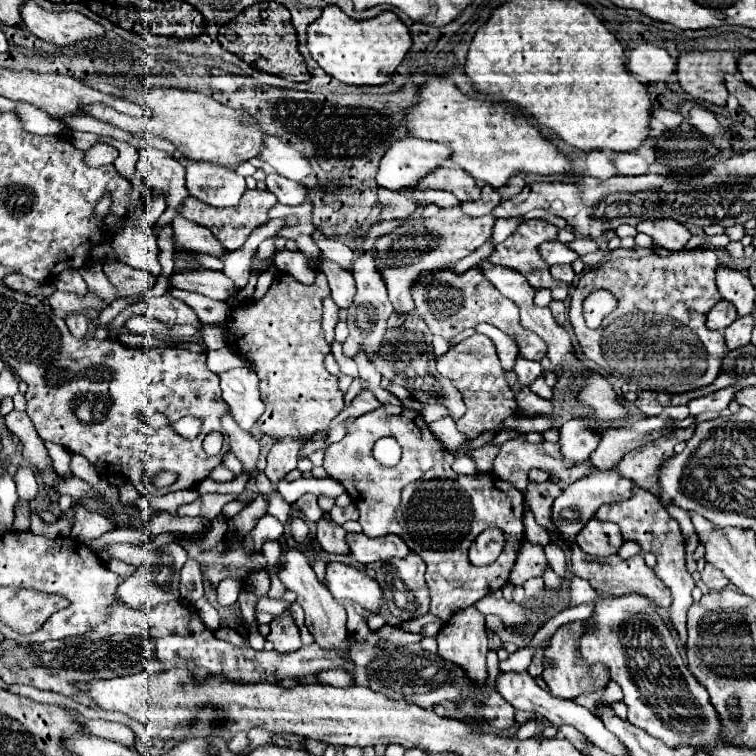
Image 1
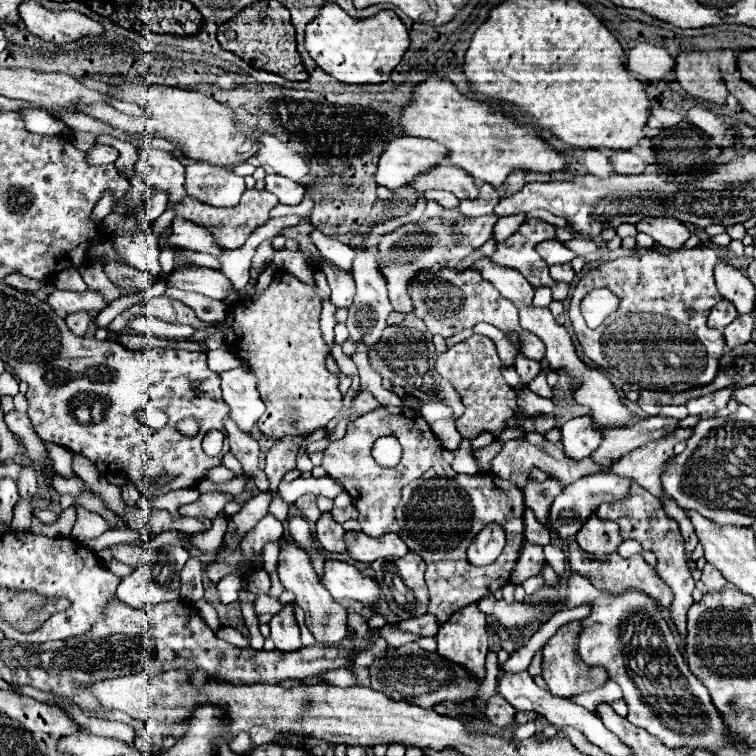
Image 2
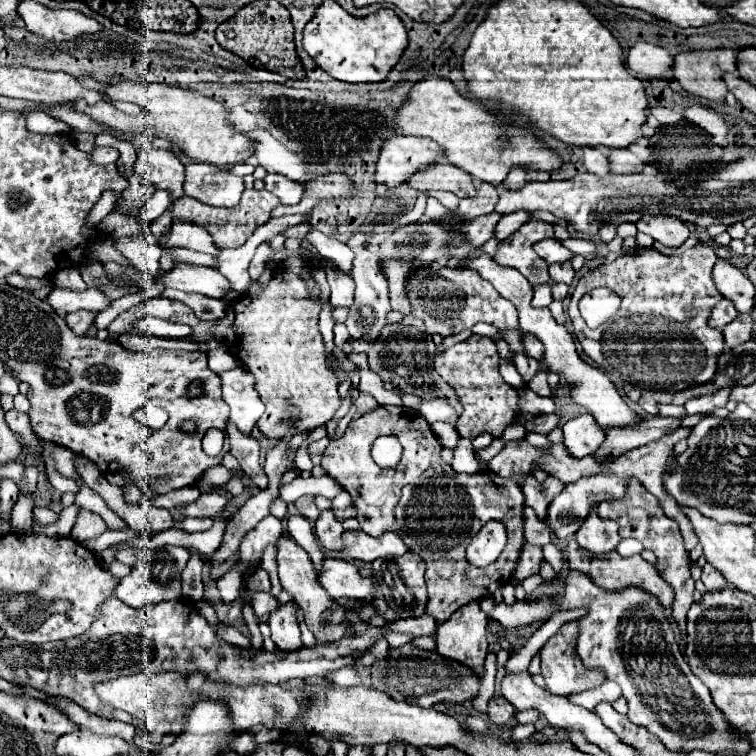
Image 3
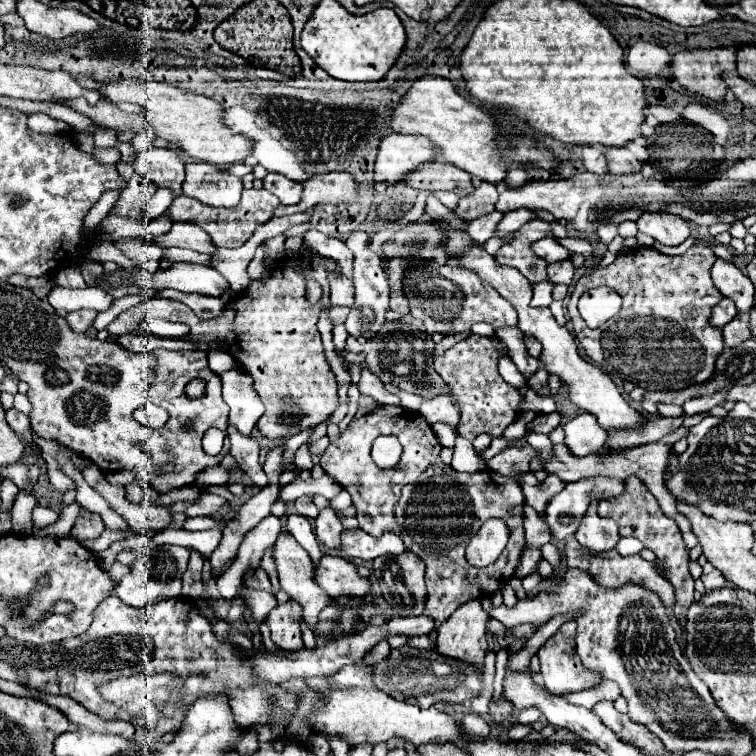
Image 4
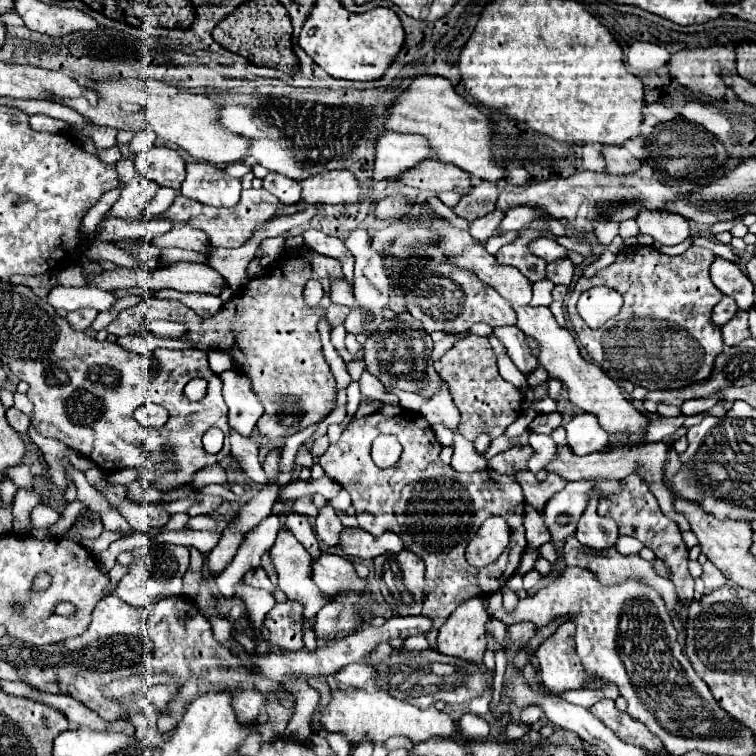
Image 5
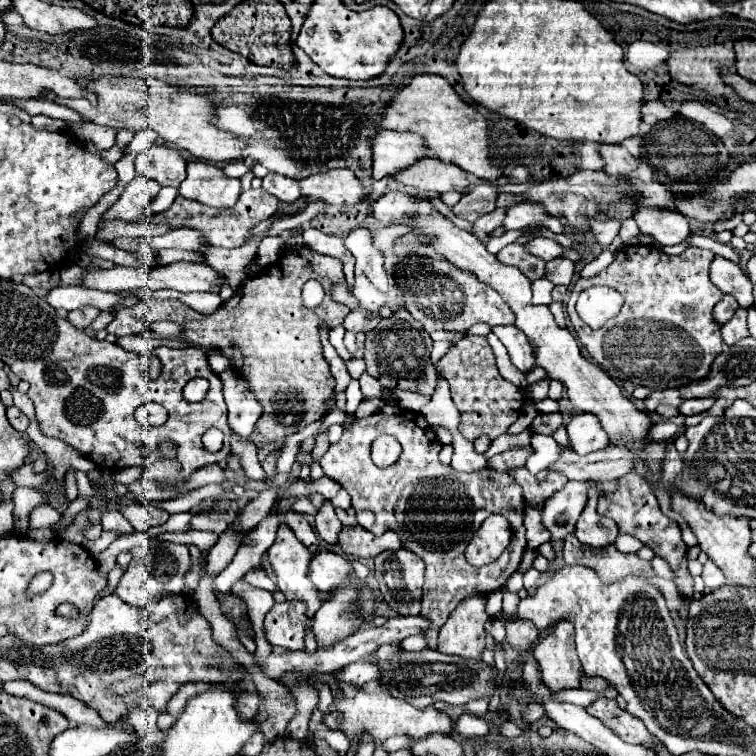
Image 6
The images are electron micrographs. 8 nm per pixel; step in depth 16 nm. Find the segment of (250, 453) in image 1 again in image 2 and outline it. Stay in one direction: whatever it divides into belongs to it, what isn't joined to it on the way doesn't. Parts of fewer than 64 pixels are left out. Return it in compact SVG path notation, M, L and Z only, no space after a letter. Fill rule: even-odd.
M230 416L224 418L224 432L228 434L228 440L230 440L230 452L240 460L244 472L254 480L260 492L268 492L270 490L269 480L264 470L258 468L258 442L248 432L242 432L232 422ZM274 494L272 496L272 501L270 502L270 514L276 516L276 518L280 518L280 522L286 522L288 520L288 504L280 498L280 494Z

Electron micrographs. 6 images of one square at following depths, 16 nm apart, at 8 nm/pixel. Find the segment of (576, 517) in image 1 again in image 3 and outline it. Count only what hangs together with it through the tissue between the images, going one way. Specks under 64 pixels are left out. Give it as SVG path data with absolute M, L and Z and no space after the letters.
M596 474L596 476L588 476L588 478L580 478L574 484L568 484L550 504L548 508L548 526L552 528L552 532L556 534L556 538L568 538L568 534L576 534L580 528L580 522L584 520L584 516L588 516L590 508L598 506L600 502L608 502L608 500L618 500L620 496L624 496L624 492L628 490L628 480L626 478L618 478L612 474Z

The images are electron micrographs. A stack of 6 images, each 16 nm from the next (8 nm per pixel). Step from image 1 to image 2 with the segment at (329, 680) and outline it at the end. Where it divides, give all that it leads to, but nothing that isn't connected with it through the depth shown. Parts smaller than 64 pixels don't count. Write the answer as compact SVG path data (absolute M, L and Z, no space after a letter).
M338 668L338 670L328 670L320 676L322 682L326 684L334 684L334 686L354 686L358 684L358 676L356 672L352 674L348 668Z

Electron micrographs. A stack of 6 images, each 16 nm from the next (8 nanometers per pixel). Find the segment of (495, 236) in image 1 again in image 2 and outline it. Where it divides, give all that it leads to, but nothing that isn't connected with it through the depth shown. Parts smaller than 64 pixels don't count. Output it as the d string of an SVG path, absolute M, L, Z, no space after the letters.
M518 214L518 216L508 216L508 218L500 218L498 222L496 222L496 226L494 226L494 234L492 234L492 240L498 244L498 242L504 242L510 234L512 234L512 230L520 224L520 222L524 222L526 218L524 218L524 214Z

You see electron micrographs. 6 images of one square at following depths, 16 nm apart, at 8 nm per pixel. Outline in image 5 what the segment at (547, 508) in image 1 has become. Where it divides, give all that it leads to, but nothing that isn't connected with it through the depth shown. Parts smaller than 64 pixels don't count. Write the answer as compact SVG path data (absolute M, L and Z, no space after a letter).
M528 470L516 472L514 476L516 476L516 482L524 488L526 504L530 504L530 506L532 506L534 510L538 510L540 514L542 514L542 510L544 510L544 504L546 504L556 492L560 492L560 490L564 488L564 484L566 484L566 480L560 478L560 476L554 474L554 472L550 472L544 482L538 482L538 480L534 478L534 474L528 472Z

